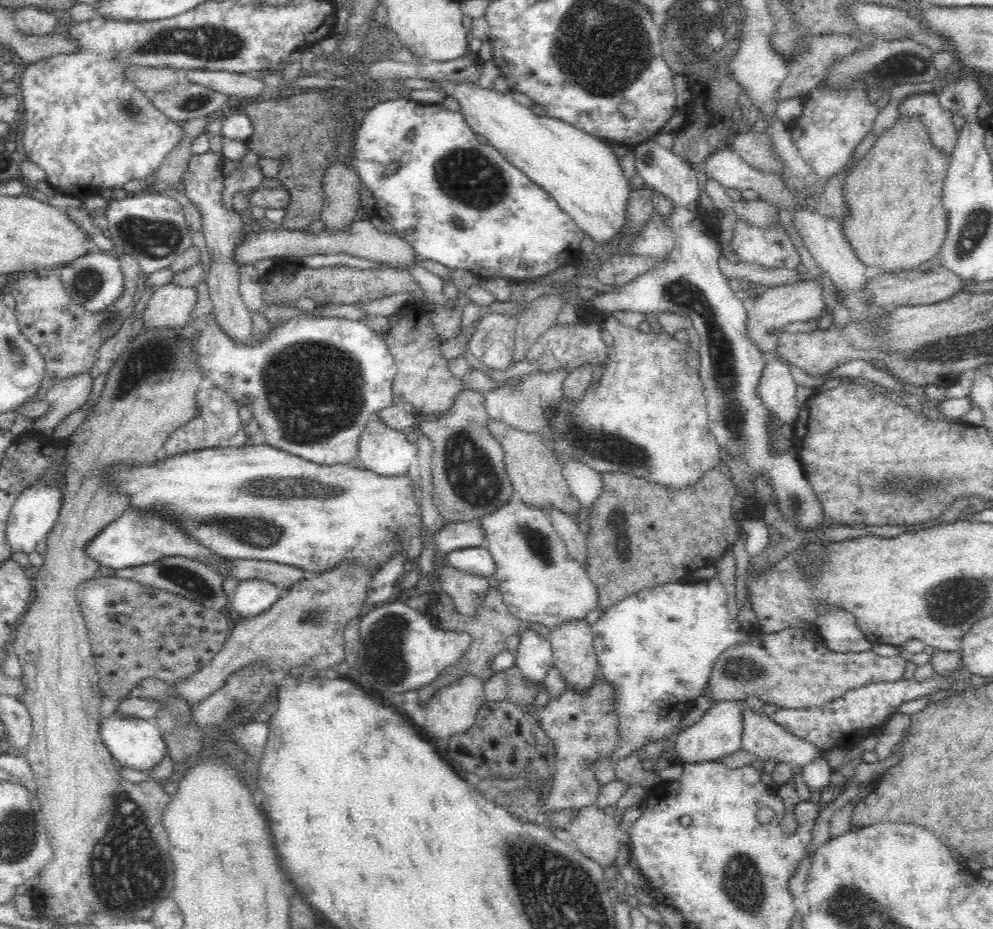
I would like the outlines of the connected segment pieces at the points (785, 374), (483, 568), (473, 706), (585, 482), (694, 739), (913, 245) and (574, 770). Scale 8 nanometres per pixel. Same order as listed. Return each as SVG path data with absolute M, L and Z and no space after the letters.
M771 355L762 369L756 390L764 406L779 418L788 431L793 430L800 410L796 405L796 388L788 365Z
M486 546L461 548L447 554L446 564L451 568L478 577L494 576L496 565Z
M464 675L455 683L438 690L425 706L426 722L421 733L432 741L438 738L448 741L452 735L468 730L474 724L479 708L486 702L483 683L472 675Z
M557 454L555 456L561 460L561 471L570 492L580 501L581 510L588 510L599 495L604 493L601 472L592 470L575 458L561 458Z
M721 701L704 712L698 722L679 733L672 745L674 753L680 761L680 767L684 763L717 761L723 756L742 749L741 740L744 732L742 713L743 711L736 701Z
M900 117L892 126L886 128L879 138L875 141L874 146L870 151L849 170L847 176L844 178L843 193L844 200L847 202L847 207L850 209L850 214L842 220L842 232L845 234L845 239L850 243L852 250L856 256L866 266L875 266L881 268L883 272L902 272L902 270L916 270L922 262L932 260L932 258L939 254L939 250L943 245L947 226L948 226L948 213L942 206L943 188L945 176L947 175L947 168L951 157L946 153L942 153L940 149L934 147L932 139L930 139L929 132L926 127L922 125L920 117Z
M600 673L597 674L596 678L590 685L590 690L586 694L580 692L574 692L567 688L564 690L558 698L549 700L544 708L536 710L533 706L530 706L530 710L526 713L528 716L533 715L533 718L537 718L540 723L540 728L546 733L546 738L552 740L555 752L555 775L552 778L552 782L549 785L549 789L544 795L542 803L542 811L540 824L544 825L546 829L550 829L552 833L555 833L560 828L557 828L550 821L545 820L545 814L550 814L554 811L562 809L578 809L591 804L595 804L596 798L598 798L598 790L601 787L600 783L596 781L596 775L592 769L588 769L588 762L594 762L598 758L606 758L611 756L612 752L616 750L618 746L618 715L615 712L615 691L612 684L605 681L604 676Z

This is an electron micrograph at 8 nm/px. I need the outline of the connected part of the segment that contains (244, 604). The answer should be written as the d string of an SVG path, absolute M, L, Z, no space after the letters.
M242 580L231 597L229 609L234 616L249 619L268 610L281 593L266 580Z

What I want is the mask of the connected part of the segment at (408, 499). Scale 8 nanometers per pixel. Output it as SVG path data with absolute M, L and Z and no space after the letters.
M266 442L256 446L240 447L216 447L205 448L197 451L188 451L175 454L172 457L161 457L154 464L146 465L114 465L107 470L111 478L111 486L117 492L123 492L129 496L129 507L139 508L139 510L150 510L152 506L157 506L163 510L163 514L171 516L175 522L181 524L187 536L191 536L196 542L203 544L214 555L224 557L224 559L256 559L270 560L278 564L288 564L302 570L320 573L328 570L334 570L340 562L358 562L363 568L372 570L373 568L382 568L390 556L403 556L405 560L415 561L421 556L423 535L421 531L422 513L420 510L419 486L414 486L416 473L411 469L404 474L396 476L384 476L373 470L363 468L358 463L353 464L332 464L322 465L314 464L310 460L304 460L295 454L290 454L285 450L280 450L266 444Z

